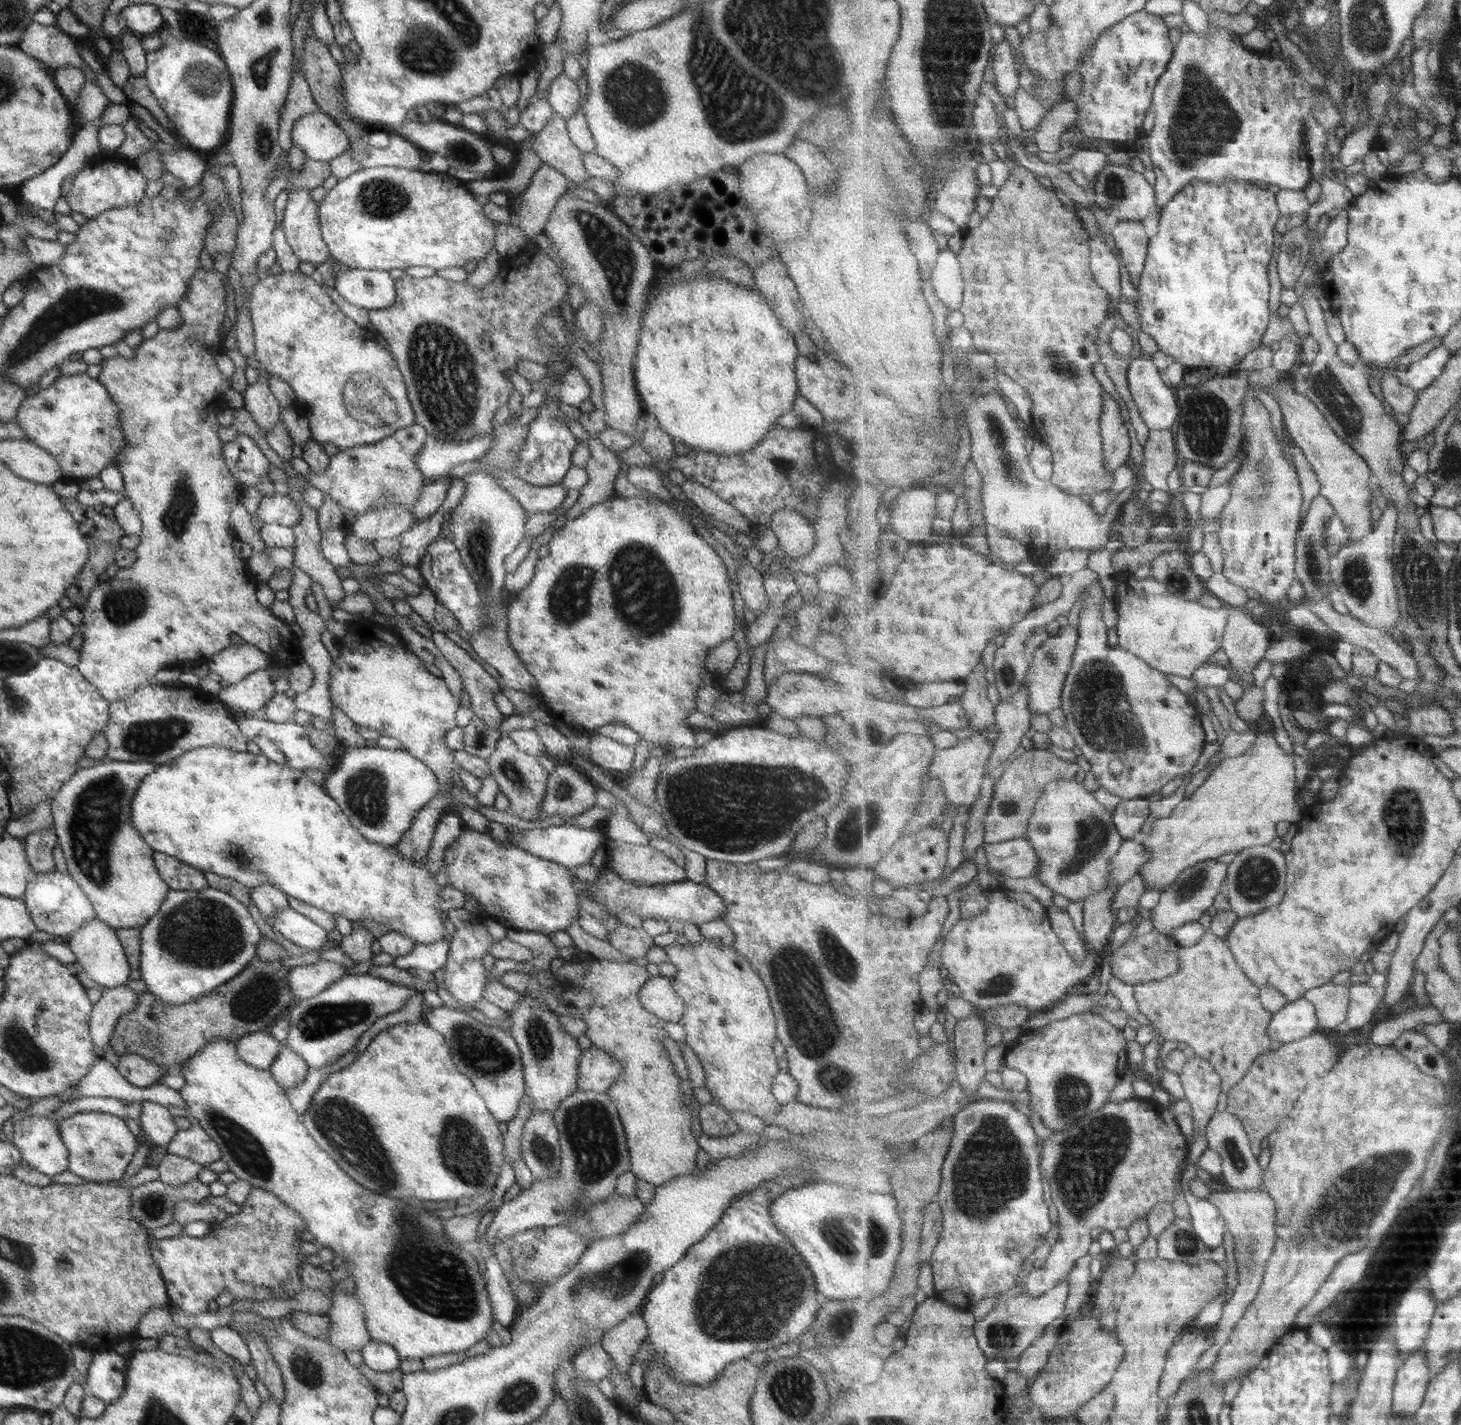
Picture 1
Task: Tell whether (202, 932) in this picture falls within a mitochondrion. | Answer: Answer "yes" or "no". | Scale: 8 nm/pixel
yes

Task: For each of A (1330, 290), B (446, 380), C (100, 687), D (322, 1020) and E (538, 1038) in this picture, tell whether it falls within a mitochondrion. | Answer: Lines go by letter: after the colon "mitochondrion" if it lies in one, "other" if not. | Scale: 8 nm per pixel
A: other
B: mitochondrion
C: other
D: mitochondrion
E: mitochondrion

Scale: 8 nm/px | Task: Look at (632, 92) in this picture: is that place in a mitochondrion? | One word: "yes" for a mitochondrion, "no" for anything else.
yes

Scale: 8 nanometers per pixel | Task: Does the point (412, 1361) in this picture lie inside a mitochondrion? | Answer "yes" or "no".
no

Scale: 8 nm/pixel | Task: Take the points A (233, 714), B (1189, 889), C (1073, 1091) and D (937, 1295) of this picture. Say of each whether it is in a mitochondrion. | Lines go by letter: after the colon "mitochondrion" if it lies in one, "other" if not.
A: other
B: mitochondrion
C: mitochondrion
D: other

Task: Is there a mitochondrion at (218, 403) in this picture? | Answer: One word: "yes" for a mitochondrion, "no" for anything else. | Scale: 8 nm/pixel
no

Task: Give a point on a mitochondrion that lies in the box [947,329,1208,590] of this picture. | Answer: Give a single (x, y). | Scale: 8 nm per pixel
(1006, 461)

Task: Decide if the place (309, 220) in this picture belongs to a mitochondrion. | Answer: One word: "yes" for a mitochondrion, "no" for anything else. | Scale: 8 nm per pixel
no

